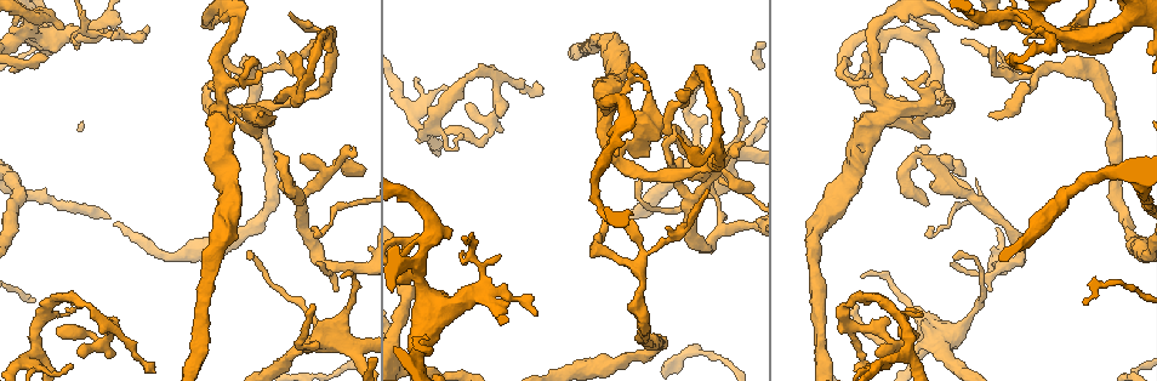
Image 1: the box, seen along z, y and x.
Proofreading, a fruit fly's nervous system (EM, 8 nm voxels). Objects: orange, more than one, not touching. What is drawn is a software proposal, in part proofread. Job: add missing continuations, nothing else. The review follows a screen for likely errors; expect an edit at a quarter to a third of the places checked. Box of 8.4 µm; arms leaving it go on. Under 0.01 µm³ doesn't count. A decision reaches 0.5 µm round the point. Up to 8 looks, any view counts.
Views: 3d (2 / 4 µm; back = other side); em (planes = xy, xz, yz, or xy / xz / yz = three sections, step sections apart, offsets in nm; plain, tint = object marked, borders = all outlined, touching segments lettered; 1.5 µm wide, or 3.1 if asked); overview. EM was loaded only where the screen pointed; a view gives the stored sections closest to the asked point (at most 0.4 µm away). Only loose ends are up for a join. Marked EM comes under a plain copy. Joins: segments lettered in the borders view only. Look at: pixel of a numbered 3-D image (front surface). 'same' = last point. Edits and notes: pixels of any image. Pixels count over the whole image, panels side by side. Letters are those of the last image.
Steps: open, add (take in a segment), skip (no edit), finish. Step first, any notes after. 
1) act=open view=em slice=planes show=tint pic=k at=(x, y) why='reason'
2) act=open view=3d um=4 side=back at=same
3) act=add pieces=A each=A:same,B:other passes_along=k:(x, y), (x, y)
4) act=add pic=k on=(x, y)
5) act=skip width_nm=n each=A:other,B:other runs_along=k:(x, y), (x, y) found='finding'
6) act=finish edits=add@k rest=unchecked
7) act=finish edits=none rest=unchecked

act=open view=em slice=xy step=8 show=borders pic=1 at=(722, 217) why='branch stops here'

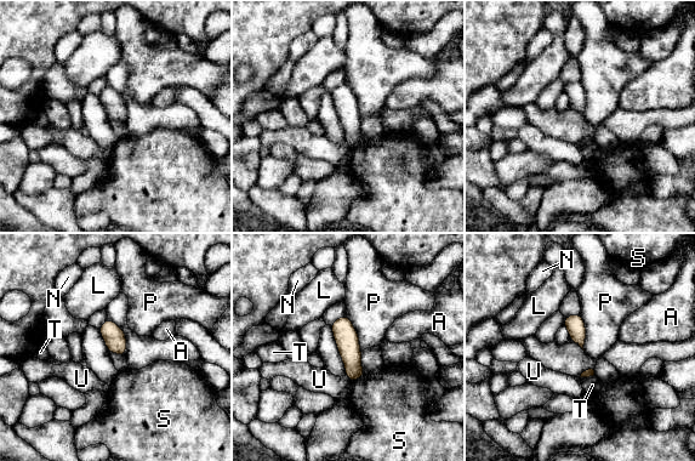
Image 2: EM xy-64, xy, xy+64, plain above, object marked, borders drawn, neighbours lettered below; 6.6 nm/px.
act=open view=em slice=planes show=borders at=same why='another direction'

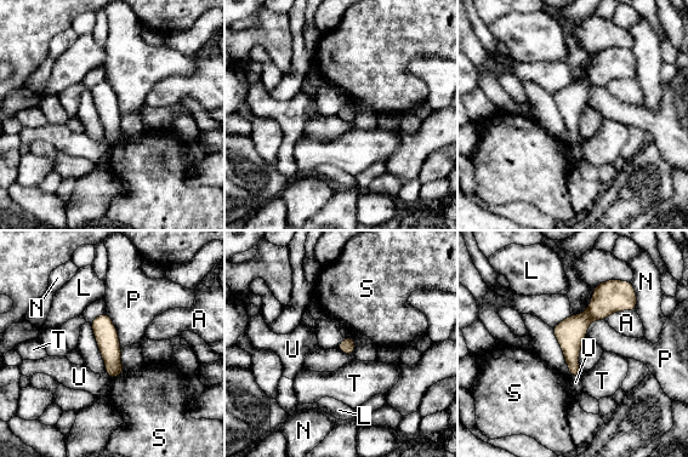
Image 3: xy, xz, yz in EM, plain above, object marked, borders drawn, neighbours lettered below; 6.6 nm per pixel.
act=skip each=A:other,L:other,N:other,P:other,S:other,T:other,U:other runs_along=3:(612, 285), (572, 332), (572, 373) found='no lettered segment goes on from it'

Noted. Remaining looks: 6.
act=open view=em slice=planes show=tint pic=1 at=(341, 277)

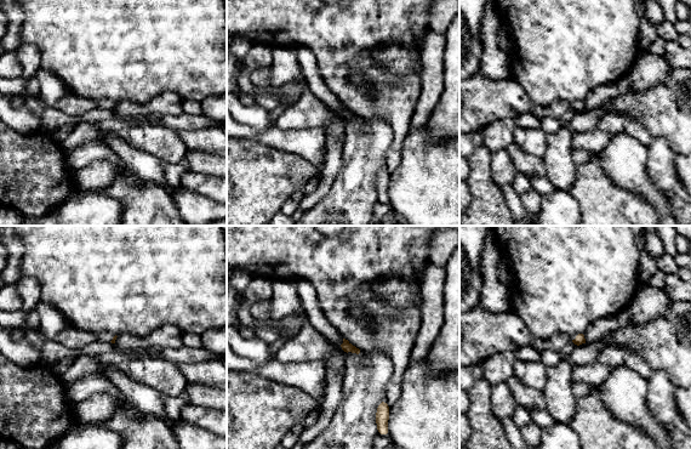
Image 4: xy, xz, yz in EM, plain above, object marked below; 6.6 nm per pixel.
act=open view=em slice=planes show=borders at=same why='see the neighbours'

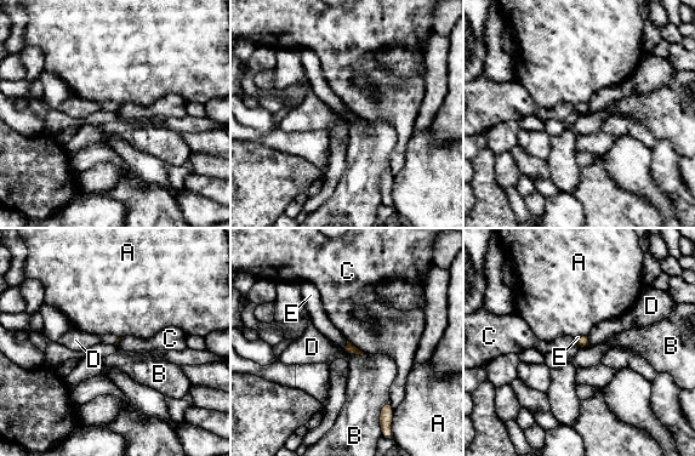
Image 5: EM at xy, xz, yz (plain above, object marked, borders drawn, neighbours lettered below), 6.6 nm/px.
act=add pieces=E each=A:other,B:other,C:other,D:other,E:same found='the neuron continues'

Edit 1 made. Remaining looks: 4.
act=open view=3d um=2 pic=1 at=(962, 39) why='branch stops here'

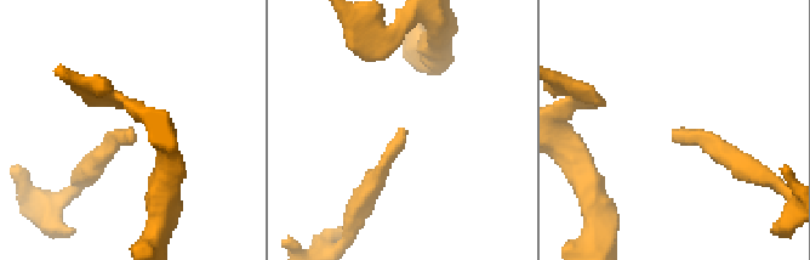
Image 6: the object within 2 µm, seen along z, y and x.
act=open view=em slice=planes show=tint pic=6 at=(130, 126)

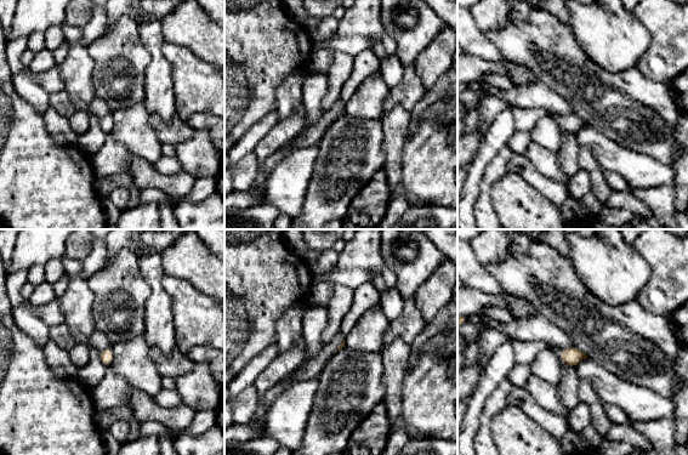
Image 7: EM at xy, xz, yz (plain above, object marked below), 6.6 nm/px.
act=open view=em slice=planes show=borders at=same

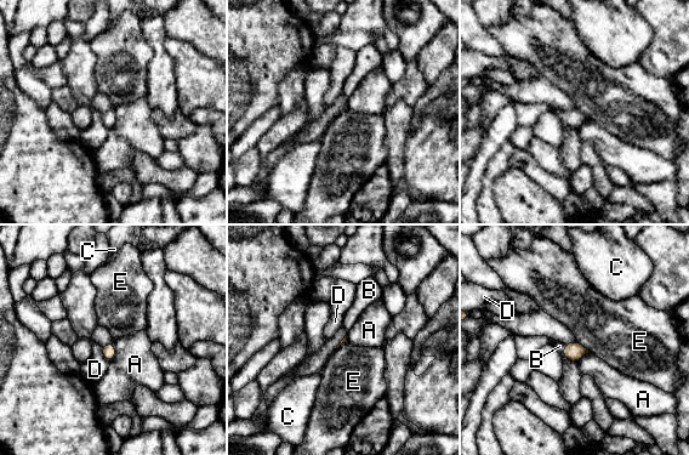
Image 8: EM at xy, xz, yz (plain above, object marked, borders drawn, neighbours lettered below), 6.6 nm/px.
act=add pieces=B longest_contact=A:150nm each=A:other,B:same,C:other,D:other,E:other passes_along=8:(573, 352), (564, 350), (559, 346) found='the neuron continues'

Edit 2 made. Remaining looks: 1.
act=finish edits=add@5,add@8 rest=unchecked

